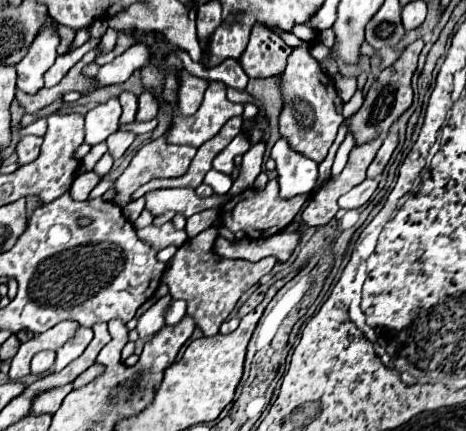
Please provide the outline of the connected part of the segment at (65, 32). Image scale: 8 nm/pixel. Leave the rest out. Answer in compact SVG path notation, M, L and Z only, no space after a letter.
M54 24L54 28L56 28L56 34L58 34L58 38L60 38L58 56L62 56L62 54L70 52L70 44L72 44L72 40L74 40L74 34L76 34L76 30L72 30L72 28L66 28L66 26L60 26L60 24Z

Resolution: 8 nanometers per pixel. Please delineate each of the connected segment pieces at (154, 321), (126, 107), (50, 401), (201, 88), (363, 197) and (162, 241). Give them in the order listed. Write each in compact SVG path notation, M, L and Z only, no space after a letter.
M170 296L160 298L160 300L138 320L136 330L138 330L140 338L148 338L148 336L152 336L158 328L162 328L162 324L164 324L164 312L162 312L162 310L164 310L170 302L172 302Z
M122 92L120 94L120 104L122 104L122 118L120 124L130 124L136 118L136 110L138 110L138 96L130 94L130 92Z
M72 384L38 394L38 398L34 398L34 402L32 402L32 414L54 414L70 392L72 392Z
M182 72L182 84L178 90L178 108L184 116L192 116L200 108L202 96L204 96L208 84L210 84L208 80L202 80L188 72Z
M366 178L362 184L354 186L350 192L346 192L346 194L338 200L338 206L340 206L340 208L346 208L346 210L364 206L364 204L370 200L370 196L374 194L376 186L378 186L378 178L374 178L374 180Z
M166 222L166 224L162 224L162 226L150 224L150 226L146 226L146 228L136 230L136 234L138 234L140 240L144 240L146 244L150 244L150 246L154 246L154 248L166 248L166 246L170 246L170 244L182 246L182 244L188 240L188 234L186 234L184 230L178 232L178 230L172 226L172 222Z

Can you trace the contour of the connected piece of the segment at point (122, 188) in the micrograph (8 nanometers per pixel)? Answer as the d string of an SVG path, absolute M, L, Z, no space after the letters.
M162 138L152 140L136 152L130 166L116 180L118 196L114 198L114 202L124 208L130 202L132 192L136 192L146 182L154 178L176 178L186 174L196 152L197 149L192 146L188 150L186 147L168 144Z

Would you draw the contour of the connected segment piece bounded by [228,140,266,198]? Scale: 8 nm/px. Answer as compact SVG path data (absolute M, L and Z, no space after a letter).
M260 140L258 144L254 144L254 146L244 154L244 162L242 162L240 174L238 174L238 178L234 180L234 184L232 184L230 192L228 192L230 198L234 198L234 196L238 196L240 192L252 188L256 176L262 172L265 148L266 143Z

